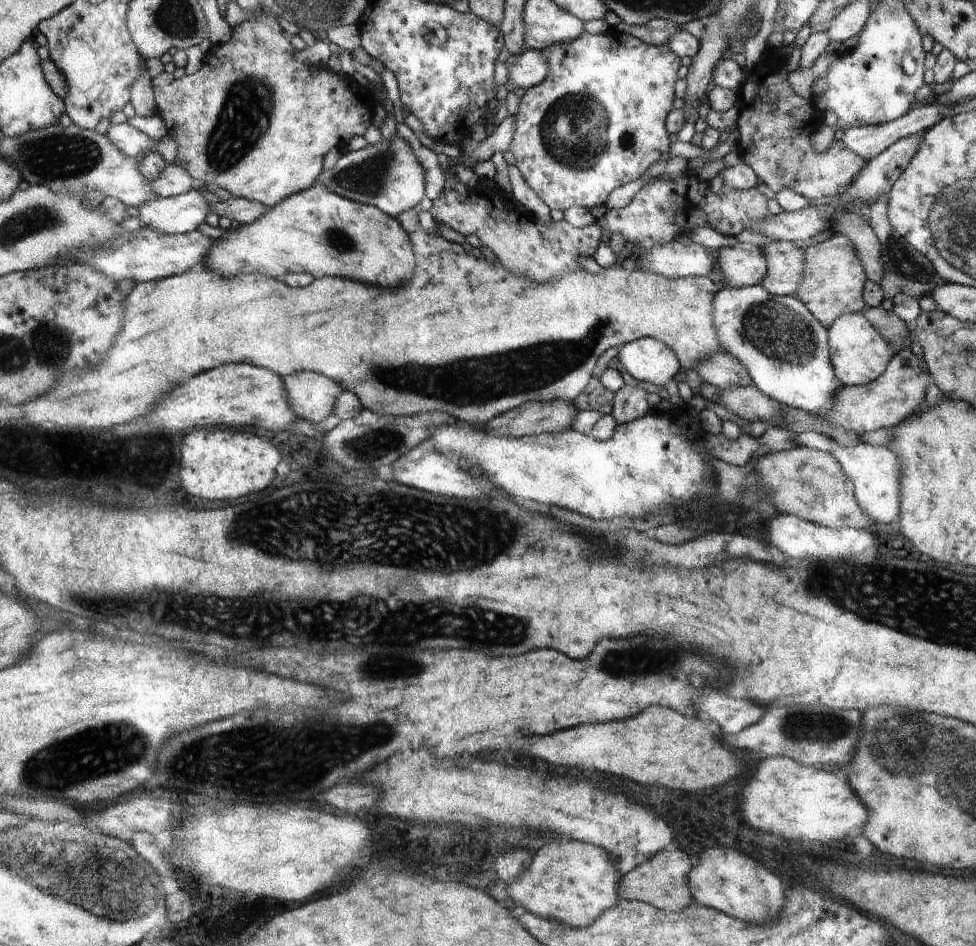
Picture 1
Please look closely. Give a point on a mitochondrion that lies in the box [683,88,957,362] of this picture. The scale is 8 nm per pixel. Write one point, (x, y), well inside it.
(904, 262)

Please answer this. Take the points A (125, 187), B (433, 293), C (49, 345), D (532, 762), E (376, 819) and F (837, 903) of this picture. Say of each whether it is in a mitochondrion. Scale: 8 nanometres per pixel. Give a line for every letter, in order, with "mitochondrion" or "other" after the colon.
A: other
B: other
C: mitochondrion
D: other
E: other
F: other

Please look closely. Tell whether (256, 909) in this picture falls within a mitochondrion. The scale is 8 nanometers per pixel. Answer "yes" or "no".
no

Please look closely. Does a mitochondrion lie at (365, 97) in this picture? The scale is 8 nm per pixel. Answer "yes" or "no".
no

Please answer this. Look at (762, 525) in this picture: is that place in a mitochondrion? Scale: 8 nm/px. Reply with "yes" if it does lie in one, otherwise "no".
no

